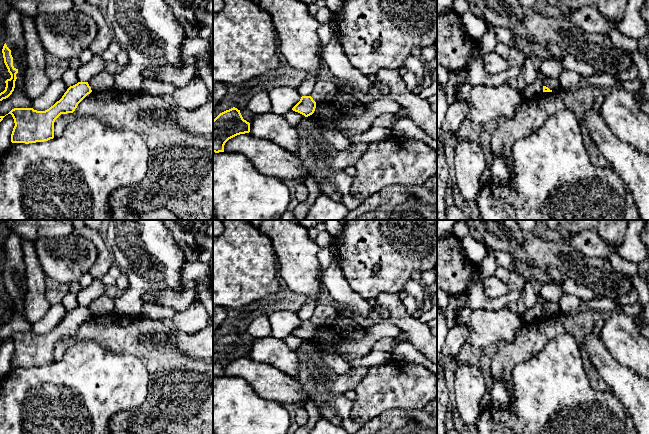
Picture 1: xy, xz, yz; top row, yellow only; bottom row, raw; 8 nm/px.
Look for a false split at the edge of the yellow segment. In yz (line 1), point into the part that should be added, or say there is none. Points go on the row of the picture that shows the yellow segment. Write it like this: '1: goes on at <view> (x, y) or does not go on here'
1: does not go on here

